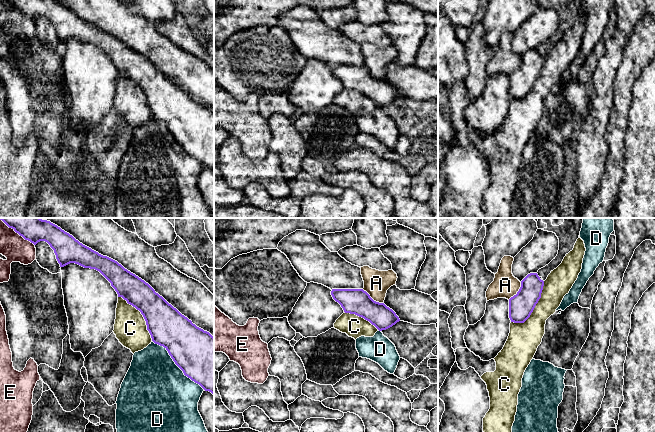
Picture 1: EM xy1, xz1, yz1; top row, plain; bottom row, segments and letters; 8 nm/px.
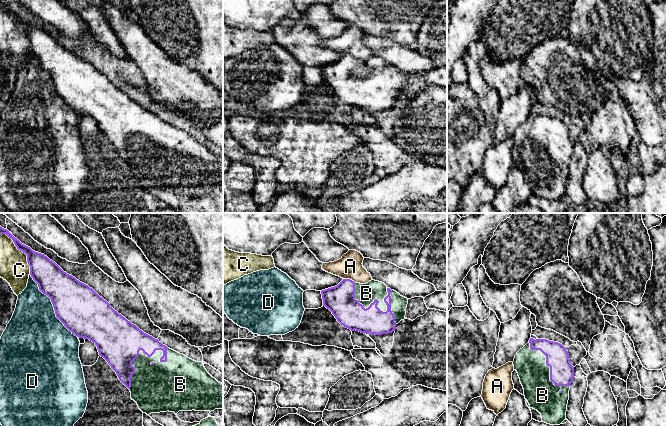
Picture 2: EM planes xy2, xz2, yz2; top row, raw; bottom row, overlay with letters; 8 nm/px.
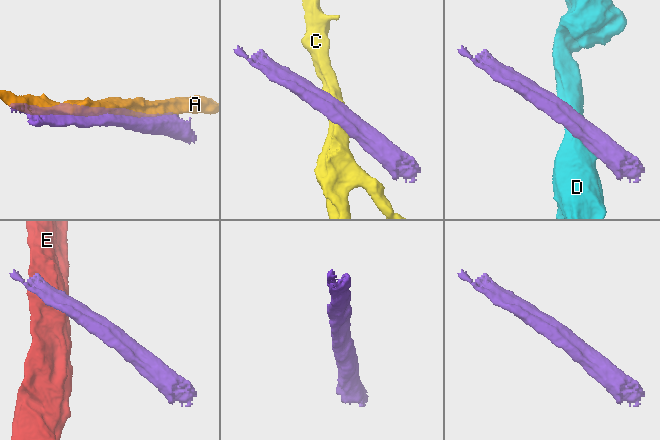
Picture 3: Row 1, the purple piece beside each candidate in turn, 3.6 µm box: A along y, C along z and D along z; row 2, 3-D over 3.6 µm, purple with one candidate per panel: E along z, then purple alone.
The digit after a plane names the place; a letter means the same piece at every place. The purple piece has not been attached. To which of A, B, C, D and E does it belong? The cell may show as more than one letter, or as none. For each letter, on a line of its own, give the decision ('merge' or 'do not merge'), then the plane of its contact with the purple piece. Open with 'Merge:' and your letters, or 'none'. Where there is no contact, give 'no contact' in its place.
Merge: B
A: do not merge; meets purple in xz1
B: merge; meets purple in xz2
C: do not merge; meets purple in yz1
D: do not merge; meets purple in xy2
E: do not merge; meets purple in xy1

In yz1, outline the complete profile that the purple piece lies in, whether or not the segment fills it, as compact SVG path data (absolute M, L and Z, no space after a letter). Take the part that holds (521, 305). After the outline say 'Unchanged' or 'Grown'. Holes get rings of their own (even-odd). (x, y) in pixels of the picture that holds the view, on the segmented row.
M537 273L528 274L516 295L509 299L509 318L514 323L524 323L541 298L544 281Z. Unchanged

